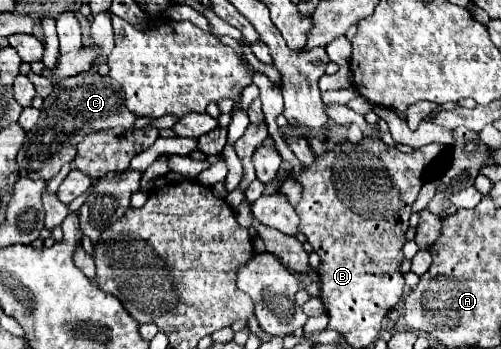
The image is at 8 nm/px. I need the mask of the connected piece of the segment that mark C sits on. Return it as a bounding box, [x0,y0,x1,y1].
[18,70,136,180]

